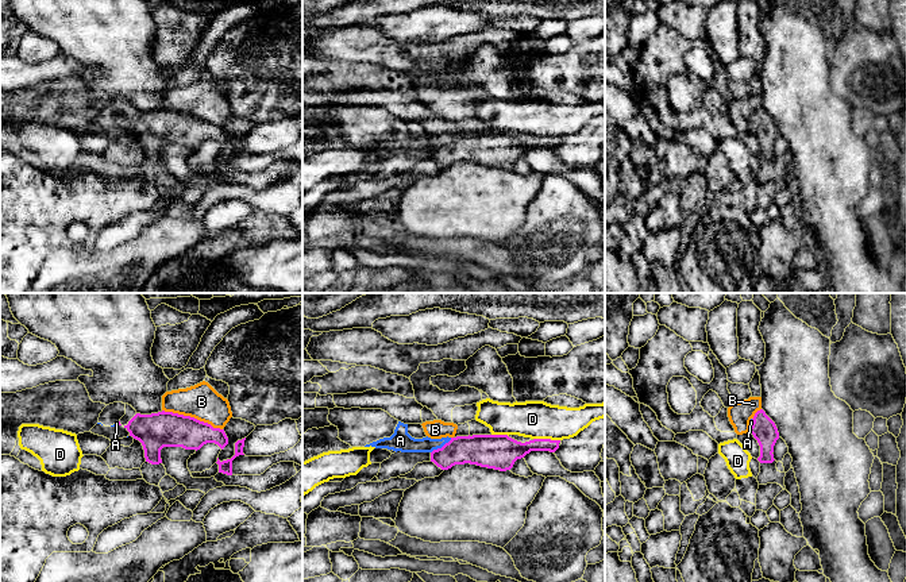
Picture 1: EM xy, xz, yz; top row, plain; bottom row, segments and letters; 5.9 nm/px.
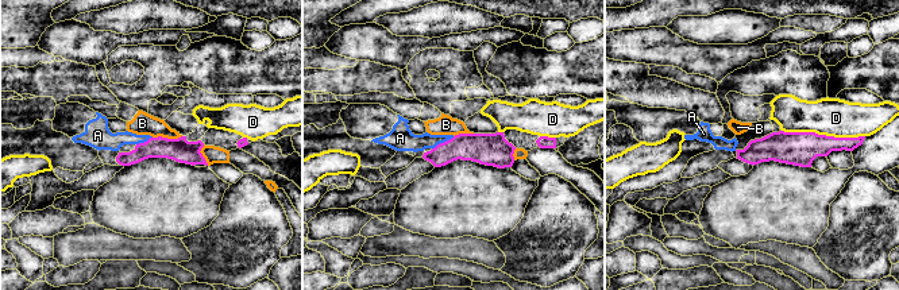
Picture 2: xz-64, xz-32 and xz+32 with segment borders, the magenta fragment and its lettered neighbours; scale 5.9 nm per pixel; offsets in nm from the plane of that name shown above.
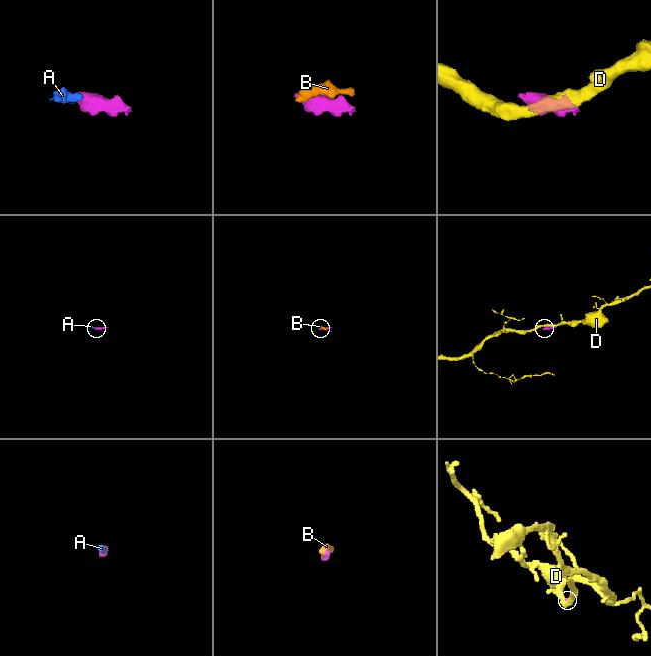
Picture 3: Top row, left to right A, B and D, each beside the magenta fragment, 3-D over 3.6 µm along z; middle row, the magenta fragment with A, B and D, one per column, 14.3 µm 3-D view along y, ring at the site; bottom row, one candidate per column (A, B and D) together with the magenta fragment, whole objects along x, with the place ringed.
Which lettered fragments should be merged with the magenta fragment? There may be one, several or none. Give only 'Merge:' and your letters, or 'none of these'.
Merge: A

